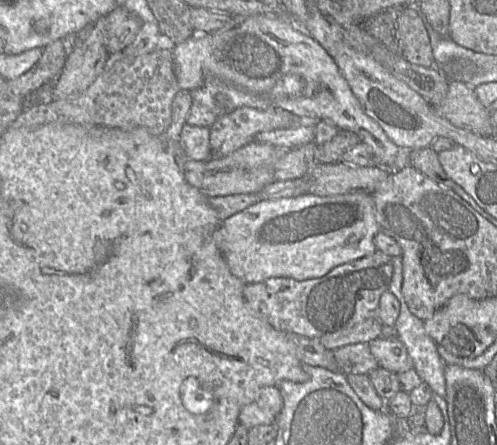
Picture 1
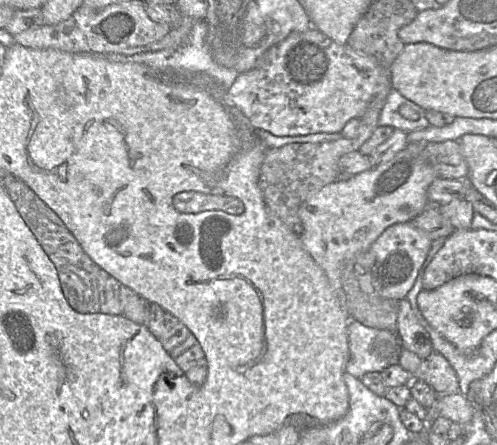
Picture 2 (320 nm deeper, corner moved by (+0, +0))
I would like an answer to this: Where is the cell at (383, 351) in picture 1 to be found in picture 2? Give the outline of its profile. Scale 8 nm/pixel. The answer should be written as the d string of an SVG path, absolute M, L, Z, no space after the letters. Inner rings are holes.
M432 352L426 359L422 360L421 367L420 367L420 377L419 379L414 380L422 380L431 386L435 392L440 395L451 395L460 392L459 380L456 371L448 362L448 360L439 352Z

